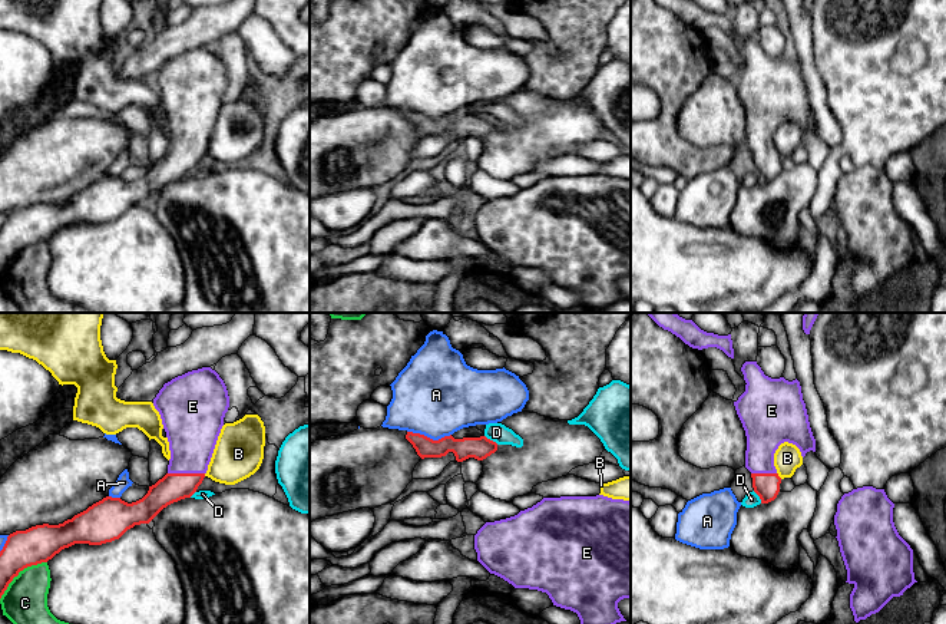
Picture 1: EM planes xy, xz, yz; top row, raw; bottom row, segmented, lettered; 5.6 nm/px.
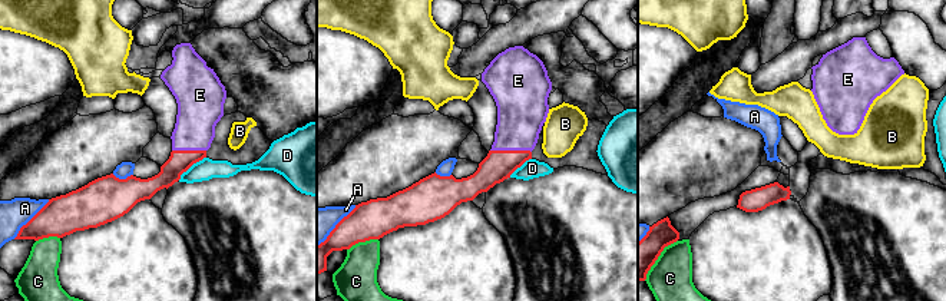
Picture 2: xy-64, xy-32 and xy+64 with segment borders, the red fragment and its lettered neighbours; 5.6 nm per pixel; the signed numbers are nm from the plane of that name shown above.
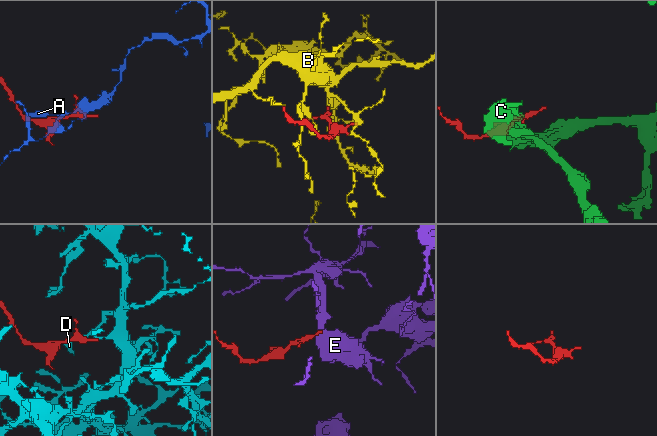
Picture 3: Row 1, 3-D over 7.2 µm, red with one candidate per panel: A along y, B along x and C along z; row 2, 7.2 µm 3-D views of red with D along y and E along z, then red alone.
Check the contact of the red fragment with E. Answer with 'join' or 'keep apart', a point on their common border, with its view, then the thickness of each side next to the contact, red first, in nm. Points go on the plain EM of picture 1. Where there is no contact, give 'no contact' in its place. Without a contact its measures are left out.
join; contact xy (187, 152); calibres 160 and 300 nm

